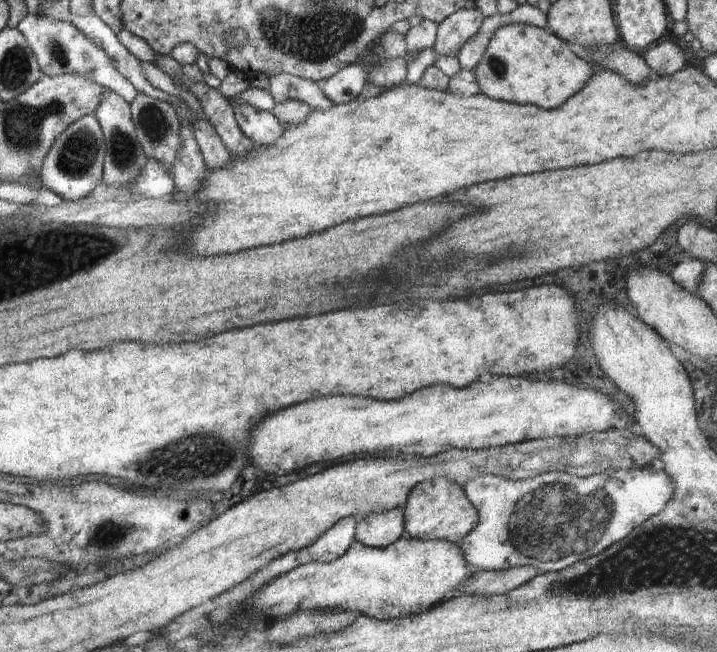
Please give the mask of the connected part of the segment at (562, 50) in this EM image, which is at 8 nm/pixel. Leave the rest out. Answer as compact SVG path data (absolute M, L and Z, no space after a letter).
M509 24L494 32L473 73L481 92L490 98L558 108L580 92L594 72L591 62L555 34L532 25Z

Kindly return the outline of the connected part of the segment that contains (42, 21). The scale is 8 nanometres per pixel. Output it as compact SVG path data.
M28 13L20 20L17 29L32 48L36 62L38 62L43 76L60 76L65 74L76 74L76 76L87 77L102 85L106 89L117 92L126 102L131 103L139 93L121 72L116 70L110 55L97 42L94 44L86 34L82 34L78 28L74 28L68 21L61 21L51 16L34 16Z

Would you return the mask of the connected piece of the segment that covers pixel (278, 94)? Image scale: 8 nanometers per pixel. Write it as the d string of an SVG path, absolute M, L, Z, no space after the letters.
M279 74L270 75L268 82L269 93L274 99L274 104L282 104L286 100L299 100L316 110L328 110L330 106L337 105L330 102L323 94L323 90L310 80L289 74Z

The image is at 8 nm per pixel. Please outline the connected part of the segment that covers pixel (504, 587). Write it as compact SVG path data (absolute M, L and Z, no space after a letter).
M533 566L512 567L504 570L473 569L472 576L458 584L456 590L444 594L445 600L453 599L456 594L503 595L516 590L532 580L539 572Z

